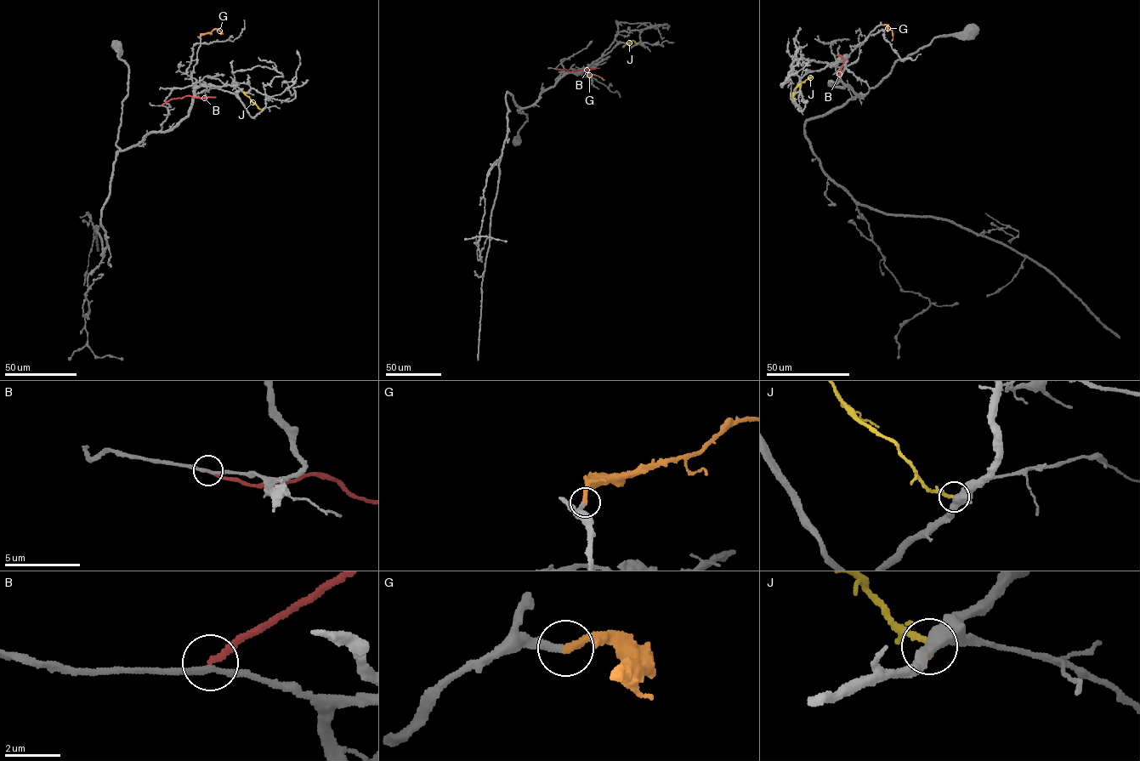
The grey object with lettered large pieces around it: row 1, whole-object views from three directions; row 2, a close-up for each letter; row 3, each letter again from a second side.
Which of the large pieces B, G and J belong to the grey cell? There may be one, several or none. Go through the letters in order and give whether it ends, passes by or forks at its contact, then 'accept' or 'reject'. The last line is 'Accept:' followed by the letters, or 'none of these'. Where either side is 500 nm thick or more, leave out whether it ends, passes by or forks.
B: it ends | reject
G: it ends | accept
J: it ends | reject
Accept: G

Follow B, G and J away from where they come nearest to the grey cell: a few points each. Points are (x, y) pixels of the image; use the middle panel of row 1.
B: (557, 69), (571, 71), (599, 68)
G: (587, 73), (604, 80)
J: (637, 44), (632, 41), (622, 48)

